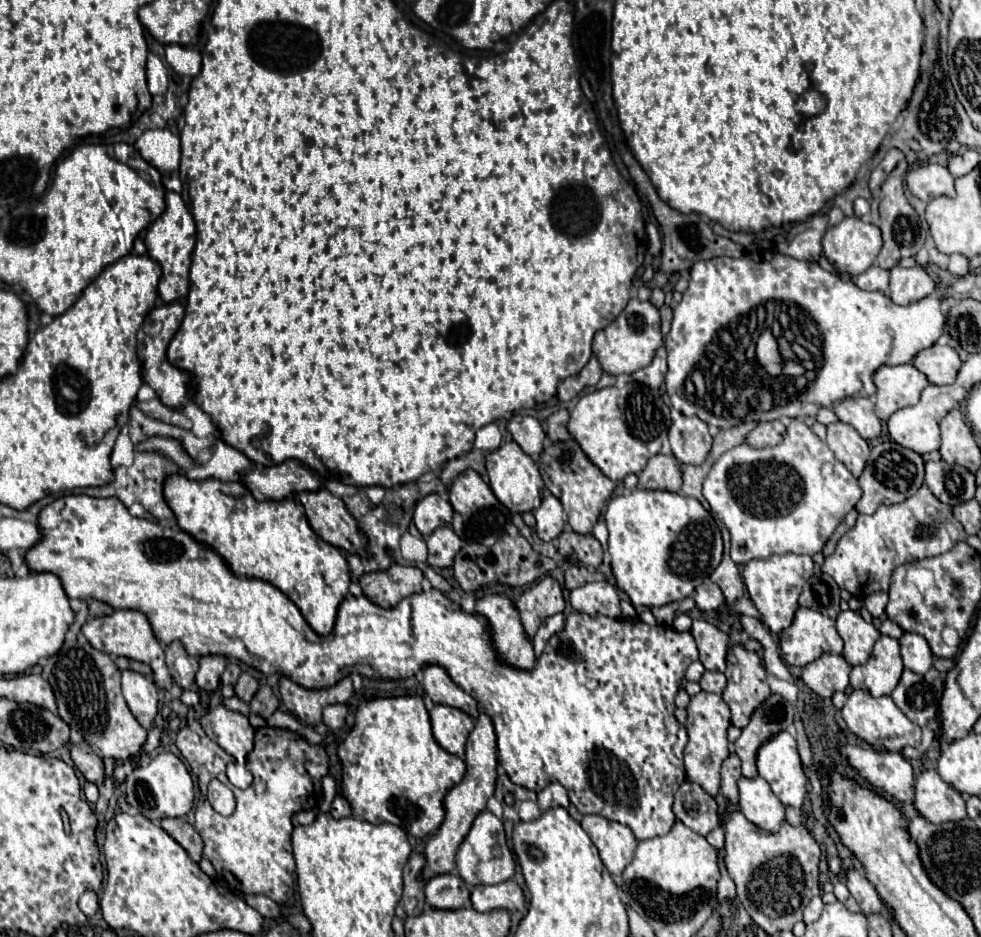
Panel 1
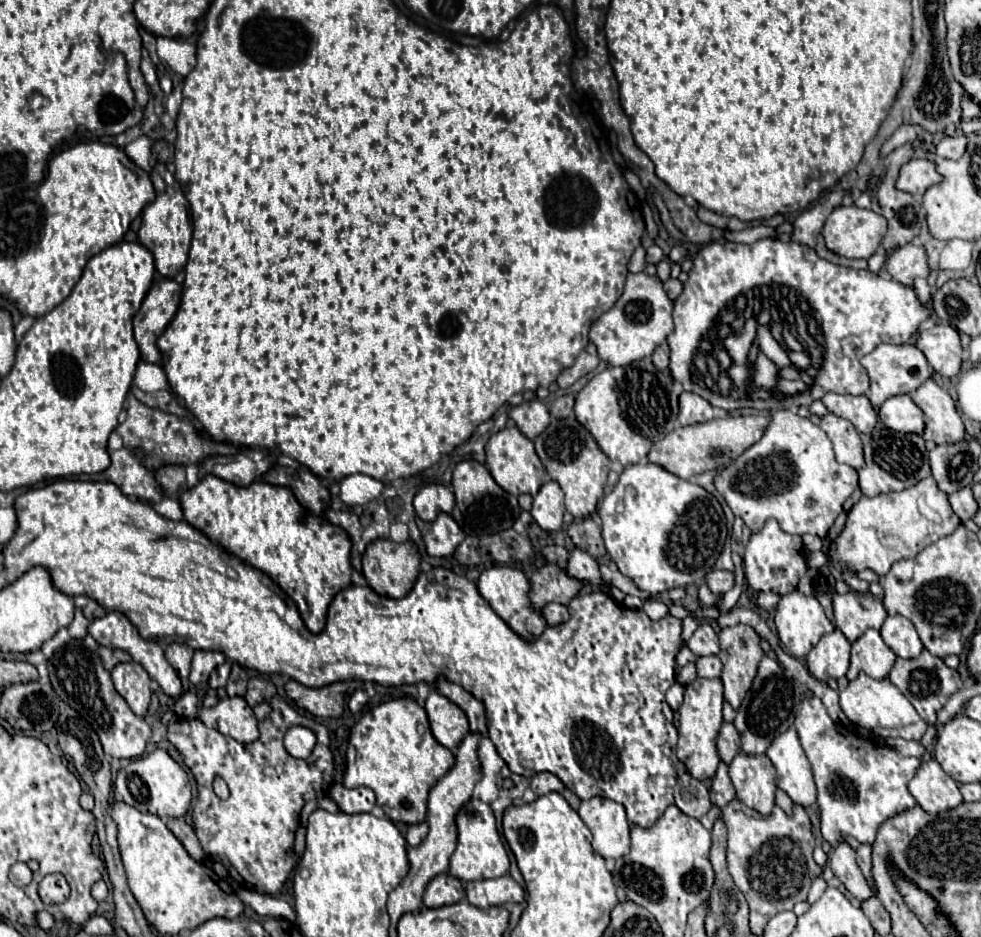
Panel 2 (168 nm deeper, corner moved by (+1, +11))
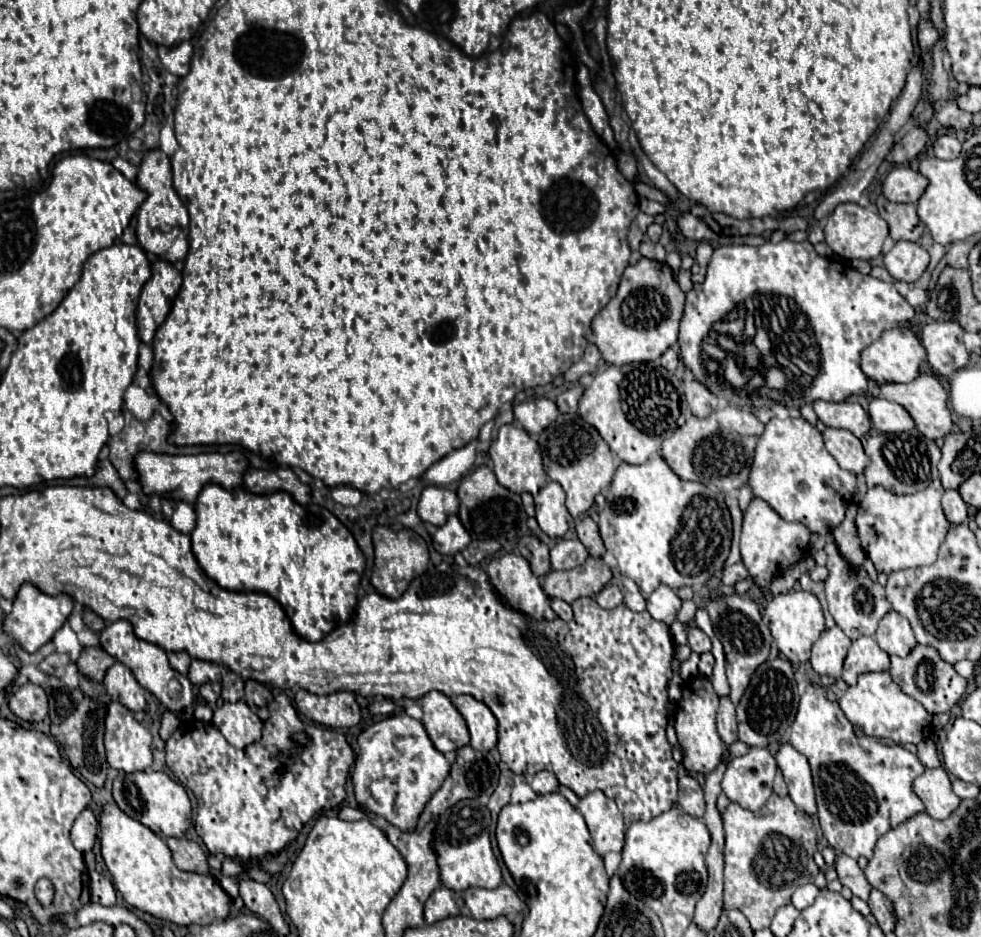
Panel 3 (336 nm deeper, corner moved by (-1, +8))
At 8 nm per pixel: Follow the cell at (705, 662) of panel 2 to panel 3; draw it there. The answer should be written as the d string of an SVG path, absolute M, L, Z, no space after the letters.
M711 652L707 654L701 654L701 662L699 662L699 674L705 676L705 678L711 678L713 676L713 666L715 666L715 658Z

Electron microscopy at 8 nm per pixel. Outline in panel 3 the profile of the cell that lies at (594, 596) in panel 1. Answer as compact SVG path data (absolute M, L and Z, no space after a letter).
M561 540L551 548L551 564L555 570L569 570L585 564L589 552L579 540Z

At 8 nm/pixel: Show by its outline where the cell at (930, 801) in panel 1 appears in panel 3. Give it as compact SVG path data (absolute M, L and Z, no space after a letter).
M943 766L927 768L921 776L917 776L913 782L913 790L925 804L925 812L937 820L949 818L961 802L953 792L949 774Z

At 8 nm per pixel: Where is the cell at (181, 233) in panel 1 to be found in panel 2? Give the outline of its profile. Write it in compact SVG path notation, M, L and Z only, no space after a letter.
M157 163L151 169L151 183L155 187L155 201L149 203L143 209L143 223L139 229L139 241L141 245L145 245L155 259L155 267L163 277L175 277L177 271L181 271L187 263L187 253L189 253L189 245L191 245L191 223L189 223L189 211L187 211L187 199L179 187L179 183L175 181L175 177L167 171L167 167L163 163Z

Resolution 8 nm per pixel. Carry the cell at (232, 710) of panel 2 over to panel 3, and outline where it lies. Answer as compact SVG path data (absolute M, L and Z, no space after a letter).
M243 700L225 702L221 708L217 708L213 714L213 724L219 728L225 740L239 750L257 742L263 728L259 716Z

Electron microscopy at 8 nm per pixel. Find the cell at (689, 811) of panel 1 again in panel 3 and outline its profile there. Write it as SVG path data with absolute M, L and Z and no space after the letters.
M681 772L679 776L679 800L677 804L693 818L703 818L705 814L705 794L703 788L695 778L691 778L687 772Z

